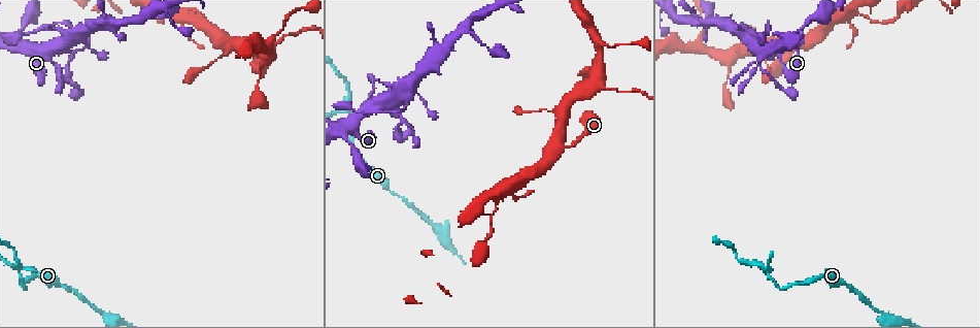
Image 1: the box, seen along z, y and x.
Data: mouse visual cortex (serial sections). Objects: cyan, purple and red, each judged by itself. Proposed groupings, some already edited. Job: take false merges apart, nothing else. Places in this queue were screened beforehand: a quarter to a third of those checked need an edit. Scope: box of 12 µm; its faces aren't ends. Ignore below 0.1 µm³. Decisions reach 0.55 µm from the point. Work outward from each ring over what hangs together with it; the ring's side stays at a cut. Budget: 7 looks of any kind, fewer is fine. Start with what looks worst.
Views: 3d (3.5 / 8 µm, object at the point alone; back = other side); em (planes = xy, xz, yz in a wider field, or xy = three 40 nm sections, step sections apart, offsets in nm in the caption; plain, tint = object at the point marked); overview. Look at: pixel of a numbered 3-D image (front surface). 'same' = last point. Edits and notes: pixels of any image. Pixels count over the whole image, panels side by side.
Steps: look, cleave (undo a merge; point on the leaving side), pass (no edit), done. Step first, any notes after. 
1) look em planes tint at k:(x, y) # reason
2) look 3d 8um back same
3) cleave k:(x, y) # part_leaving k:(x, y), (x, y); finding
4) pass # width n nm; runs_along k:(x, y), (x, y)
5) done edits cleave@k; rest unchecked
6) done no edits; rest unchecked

look 3d 8um at 1:(410, 98) # sharp bend

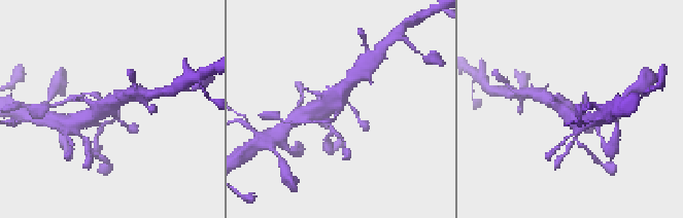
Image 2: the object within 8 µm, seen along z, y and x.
look 3d 3.5um at 2:(574, 110)

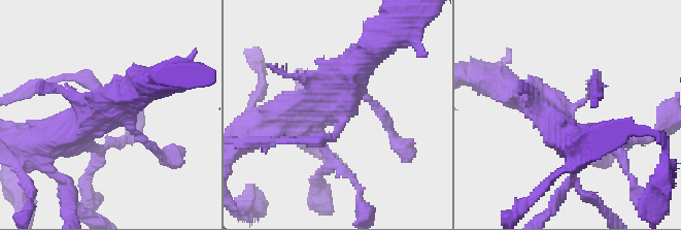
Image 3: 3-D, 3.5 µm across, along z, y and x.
look em xy step 5 tint at 3:(344, 112)

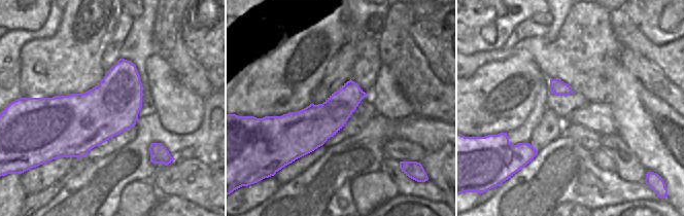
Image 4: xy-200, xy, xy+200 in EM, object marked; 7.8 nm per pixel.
pass # one cell here

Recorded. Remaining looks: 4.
look 3d 3.5um at 1:(350, 111) # a fork

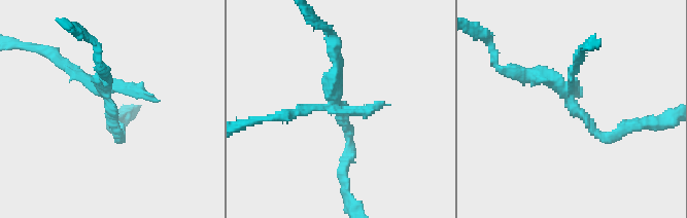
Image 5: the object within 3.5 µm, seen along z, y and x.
look em xy step 2 tint at 5:(106, 92) # shape alone is not enough

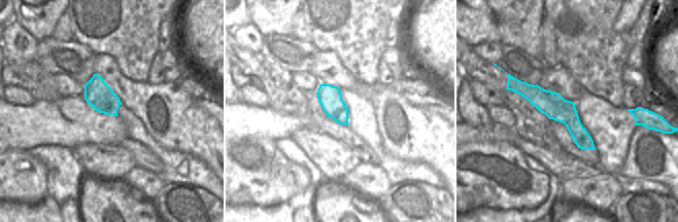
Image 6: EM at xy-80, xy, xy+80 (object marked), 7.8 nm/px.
look em planes tint same # cut it another way

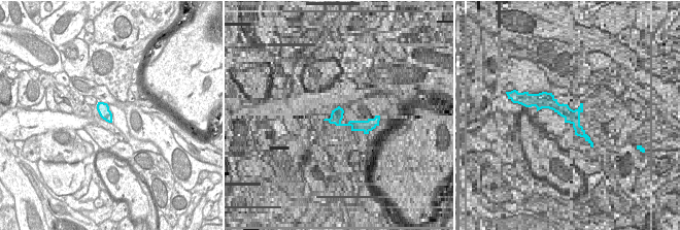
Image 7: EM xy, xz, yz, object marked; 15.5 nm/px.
cleave 5:(147, 96) # part_leaving 5:(330, 107), (279, 115); two cells meet here

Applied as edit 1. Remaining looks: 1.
done edits cleave@5; rest unchecked

